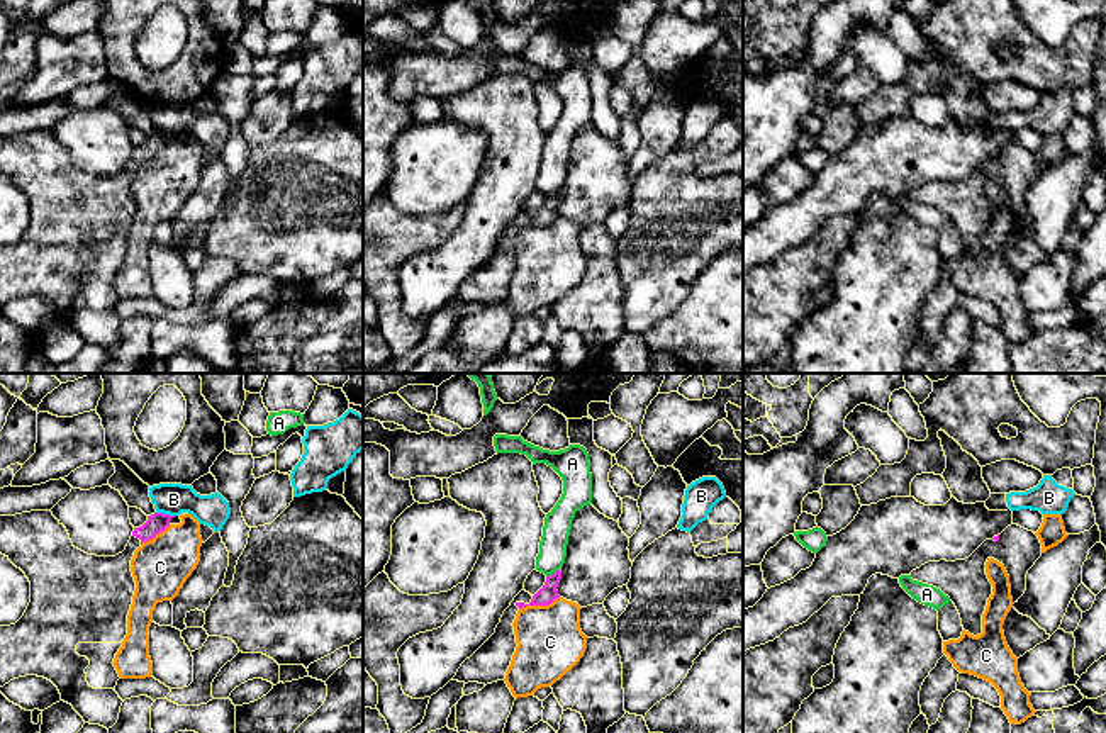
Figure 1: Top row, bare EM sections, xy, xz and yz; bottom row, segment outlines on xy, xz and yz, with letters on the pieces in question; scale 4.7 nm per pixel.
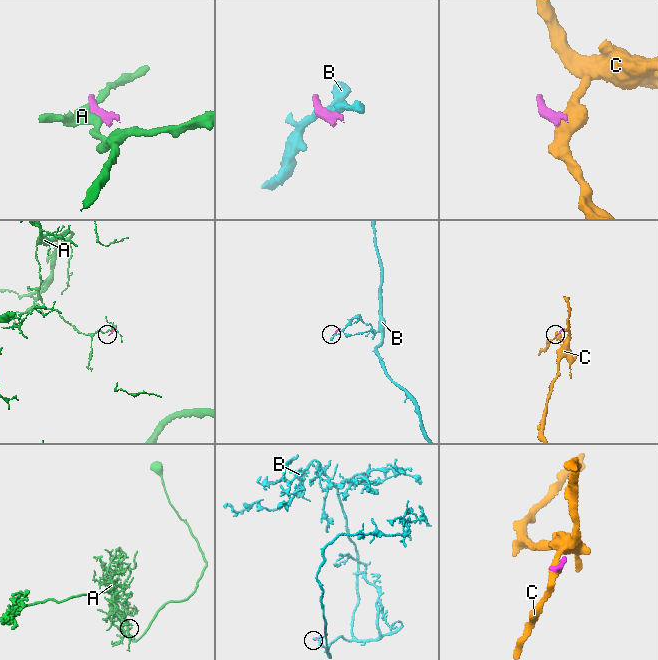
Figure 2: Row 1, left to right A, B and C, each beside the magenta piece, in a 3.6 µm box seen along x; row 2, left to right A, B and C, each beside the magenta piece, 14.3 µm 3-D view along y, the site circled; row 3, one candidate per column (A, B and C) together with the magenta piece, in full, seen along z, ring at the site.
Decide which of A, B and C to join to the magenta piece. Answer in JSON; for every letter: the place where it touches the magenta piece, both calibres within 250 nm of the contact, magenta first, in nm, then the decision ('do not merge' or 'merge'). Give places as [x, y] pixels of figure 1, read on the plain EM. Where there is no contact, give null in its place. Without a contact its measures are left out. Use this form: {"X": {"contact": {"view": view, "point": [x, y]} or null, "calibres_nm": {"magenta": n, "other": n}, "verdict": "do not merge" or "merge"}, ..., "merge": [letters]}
{"A": {"contact": {"view": "xz", "point": [552, 194]}, "calibres_nm": {"magenta": 90, "other": 130}, "verdict": "do not merge"}, "B": {"contact": {"view": "xy", "point": [165, 134]}, "calibres_nm": {"magenta": 90, "other": 150}, "verdict": "do not merge"}, "C": {"contact": {"view": "xz", "point": [538, 224]}, "calibres_nm": {"magenta": 90, "other": 320}, "verdict": "do not merge"}, "merge": []}

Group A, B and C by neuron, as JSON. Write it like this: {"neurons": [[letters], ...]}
{"neurons": [["A"], ["B"], ["C"]]}

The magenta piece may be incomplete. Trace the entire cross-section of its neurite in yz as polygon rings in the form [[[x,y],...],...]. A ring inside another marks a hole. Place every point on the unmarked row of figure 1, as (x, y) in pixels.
[[[1011,144],[1001,154],[986,159],[969,178],[928,182],[909,195],[913,200],[933,205],[948,215],[960,234],[964,249],[977,256],[982,253],[982,234],[992,214],[986,182],[994,178],[1004,185],[1014,224],[1025,214],[1026,193],[1040,176],[1038,156]]]

